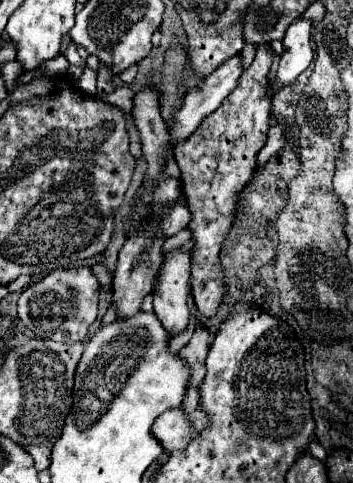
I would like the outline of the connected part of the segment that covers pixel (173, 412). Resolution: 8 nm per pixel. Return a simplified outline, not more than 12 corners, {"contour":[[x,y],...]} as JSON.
{"contour":[[183,409],[159,415],[153,437],[167,453],[183,451],[191,427]]}

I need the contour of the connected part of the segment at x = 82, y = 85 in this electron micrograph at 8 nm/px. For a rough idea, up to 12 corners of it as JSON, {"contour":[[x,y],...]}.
{"contour":[[85,67],[79,89],[97,93],[97,73]]}

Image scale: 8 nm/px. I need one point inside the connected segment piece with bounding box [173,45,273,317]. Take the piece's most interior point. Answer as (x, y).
(217, 161)

